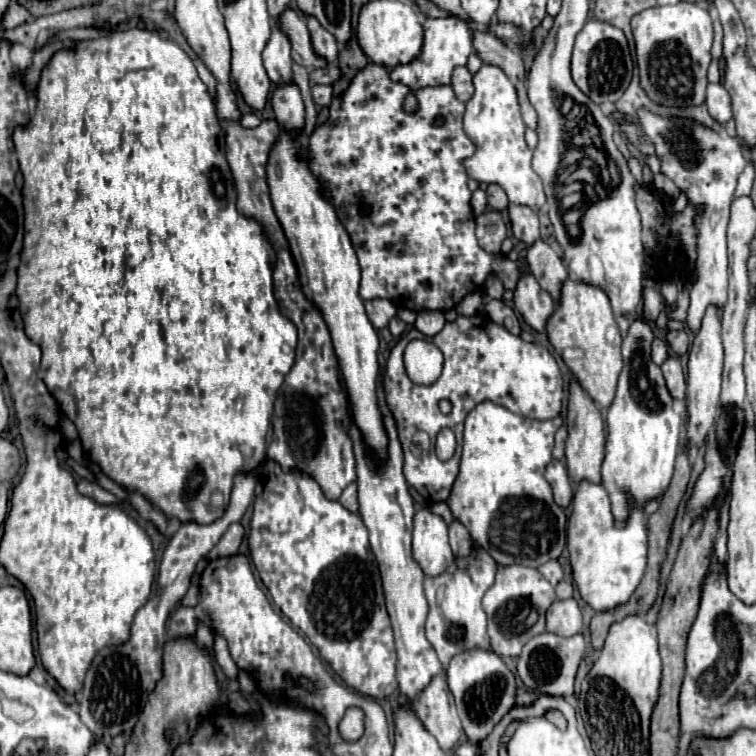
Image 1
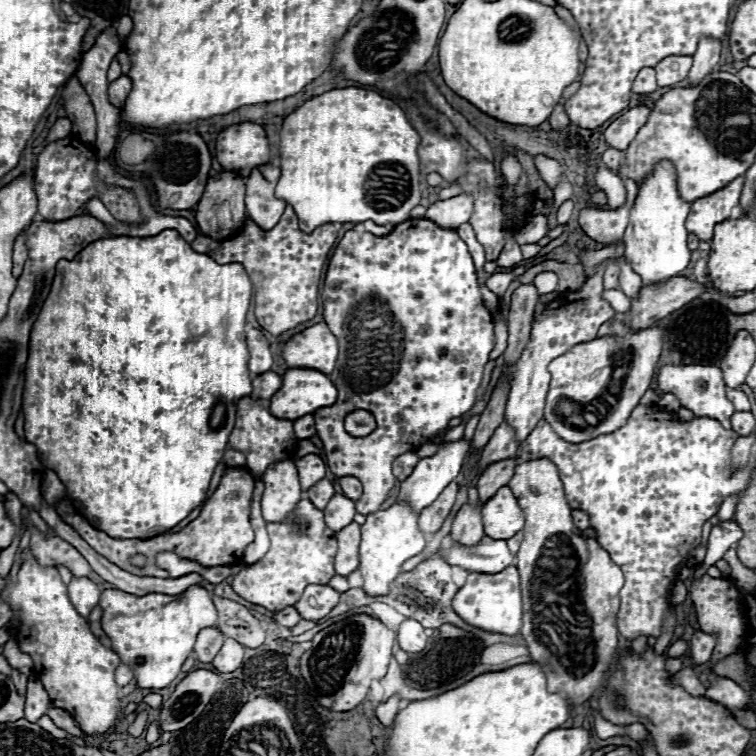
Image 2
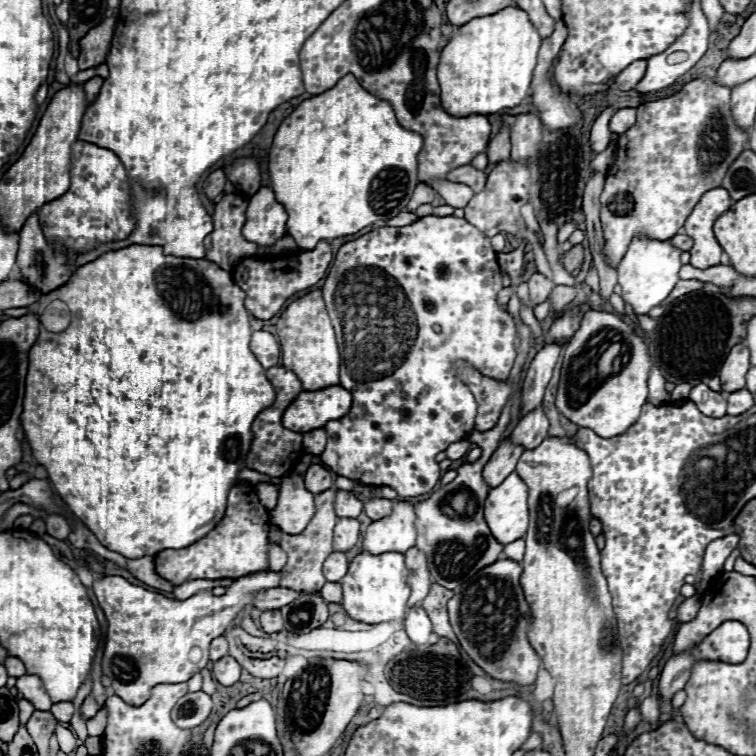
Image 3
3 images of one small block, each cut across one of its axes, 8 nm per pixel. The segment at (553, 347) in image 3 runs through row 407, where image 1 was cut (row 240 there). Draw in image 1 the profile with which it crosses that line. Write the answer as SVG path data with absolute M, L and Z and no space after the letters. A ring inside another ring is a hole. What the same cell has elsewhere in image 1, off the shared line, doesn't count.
M508 206L510 212L510 222L512 222L512 232L518 240L526 244L534 244L540 240L540 224L538 216L528 208L528 206Z

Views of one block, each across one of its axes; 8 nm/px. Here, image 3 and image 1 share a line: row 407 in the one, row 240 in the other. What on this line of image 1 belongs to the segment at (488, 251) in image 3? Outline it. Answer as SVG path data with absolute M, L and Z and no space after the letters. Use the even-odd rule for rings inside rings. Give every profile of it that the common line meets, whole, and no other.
M370 62L350 80L340 96L332 98L328 122L318 126L308 140L312 170L328 184L328 192L358 254L362 268L360 296L364 300L386 298L398 308L420 312L456 308L466 294L480 290L490 276L500 278L506 290L514 290L522 276L518 262L502 254L488 254L476 242L474 212L470 206L472 192L462 164L462 160L476 152L476 146L462 130L464 104L458 102L450 86L420 88L414 90L420 106L418 112L406 114L402 102L408 92L408 86L390 80L388 68ZM438 116L444 118L444 124L436 128L432 124Z

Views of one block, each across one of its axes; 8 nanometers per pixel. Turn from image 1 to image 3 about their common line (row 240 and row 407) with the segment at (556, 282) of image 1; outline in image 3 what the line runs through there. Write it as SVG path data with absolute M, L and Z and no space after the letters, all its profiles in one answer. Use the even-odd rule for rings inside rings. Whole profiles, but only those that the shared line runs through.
M538 406L530 414L522 416L522 420L518 422L518 426L512 432L512 440L516 444L522 444L526 450L530 450L530 448L536 448L548 436L548 428L550 428L548 416L544 408Z

